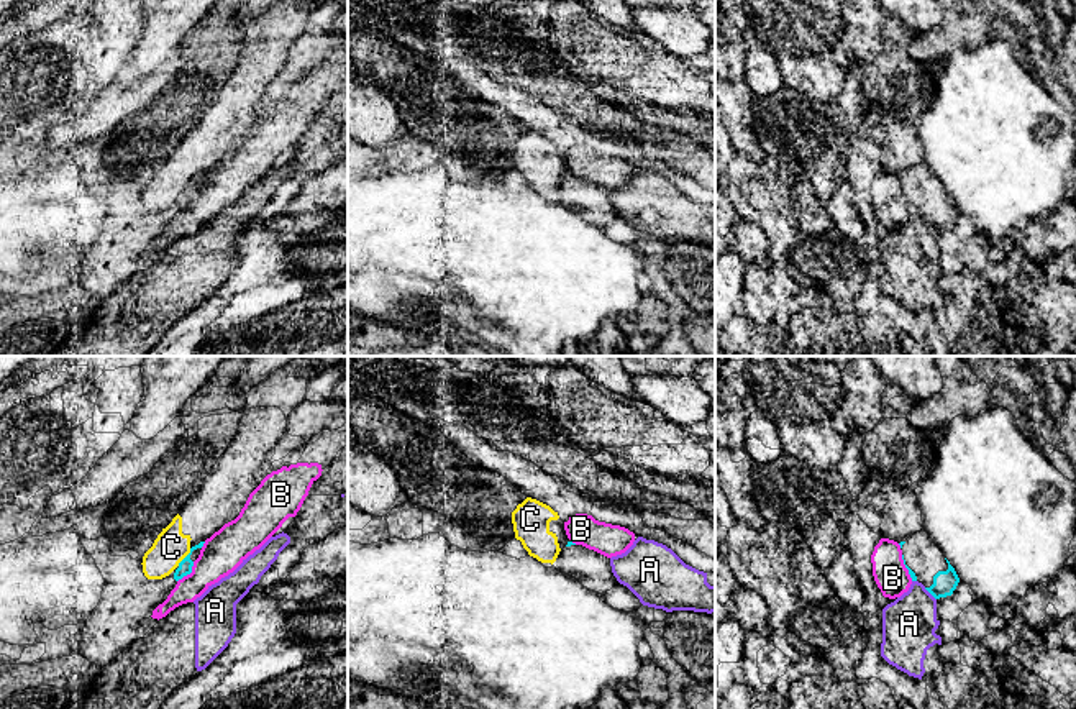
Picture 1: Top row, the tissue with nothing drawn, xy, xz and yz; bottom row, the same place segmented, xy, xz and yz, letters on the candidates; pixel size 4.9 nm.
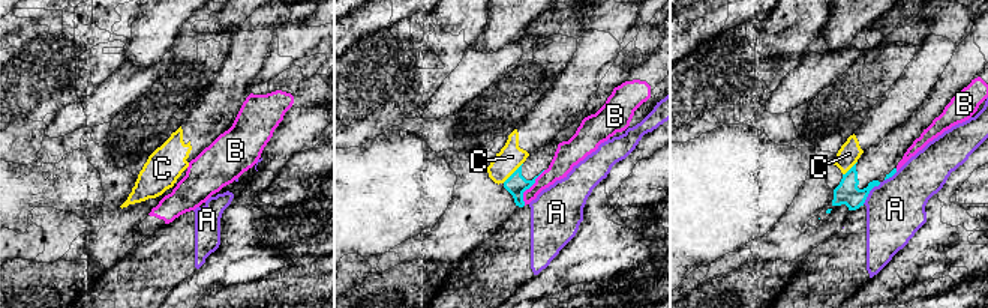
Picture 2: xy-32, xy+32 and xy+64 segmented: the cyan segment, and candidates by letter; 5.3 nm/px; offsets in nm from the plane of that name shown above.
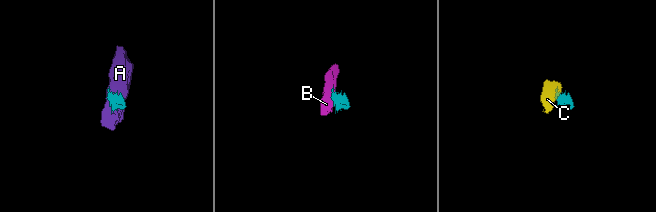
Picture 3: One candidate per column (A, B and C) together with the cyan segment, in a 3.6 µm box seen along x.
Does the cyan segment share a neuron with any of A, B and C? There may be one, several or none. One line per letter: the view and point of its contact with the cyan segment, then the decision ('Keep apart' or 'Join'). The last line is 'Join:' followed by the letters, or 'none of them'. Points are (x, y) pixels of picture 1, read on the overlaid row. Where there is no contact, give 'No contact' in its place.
A: Touches cyan at yz (930, 593). Keep apart
B: Touches cyan at xy (189, 573). Keep apart
C: Touches cyan at xy (186, 557). Keep apart
Join: none of them

